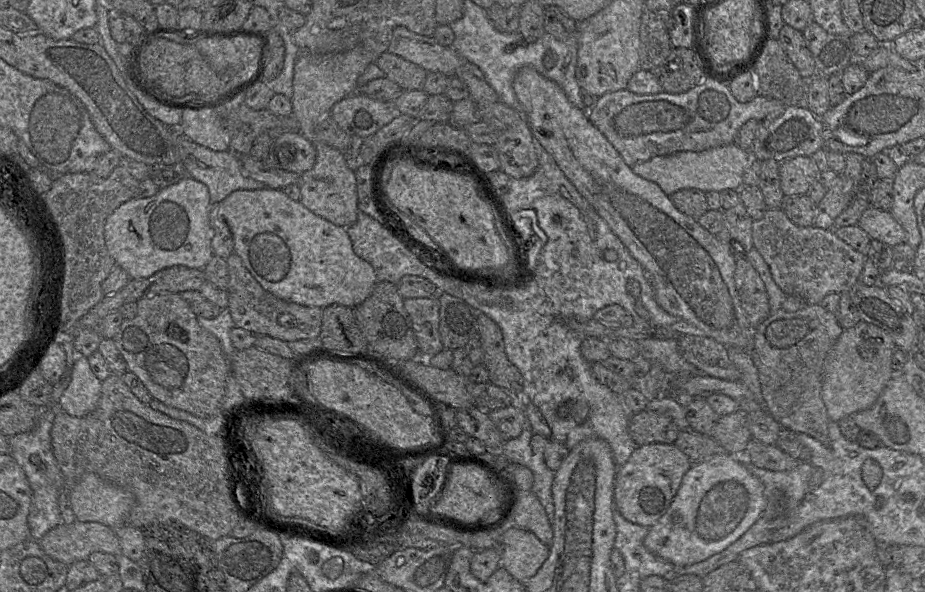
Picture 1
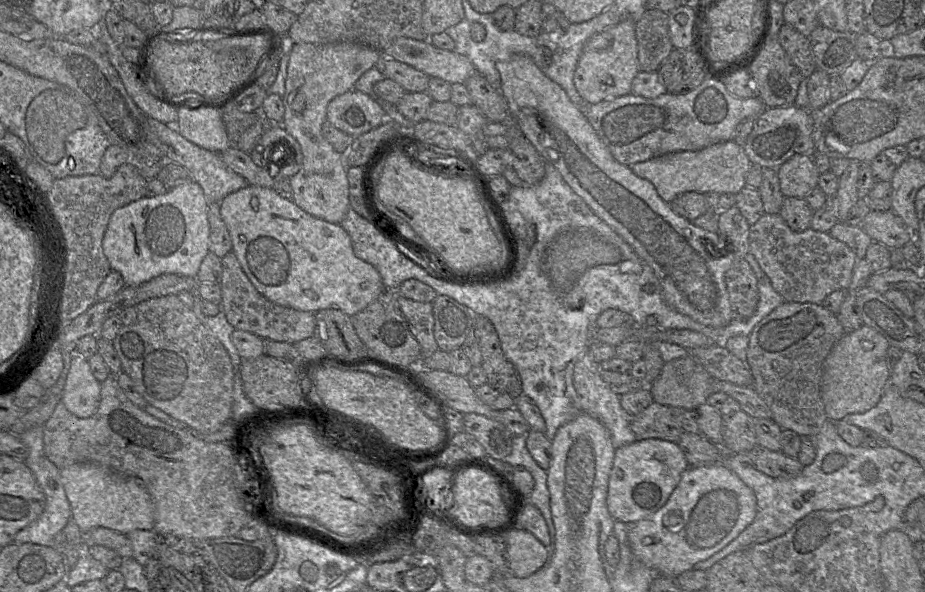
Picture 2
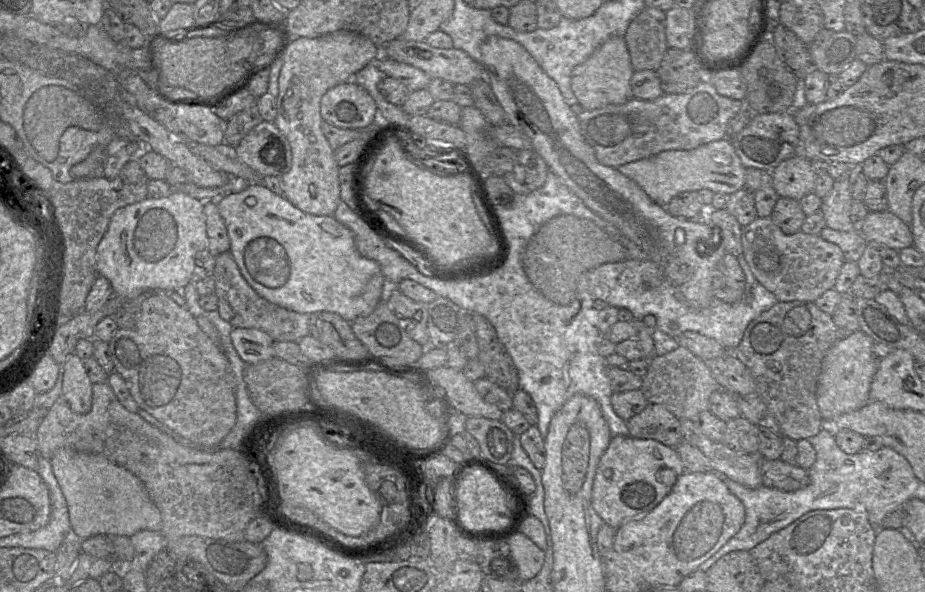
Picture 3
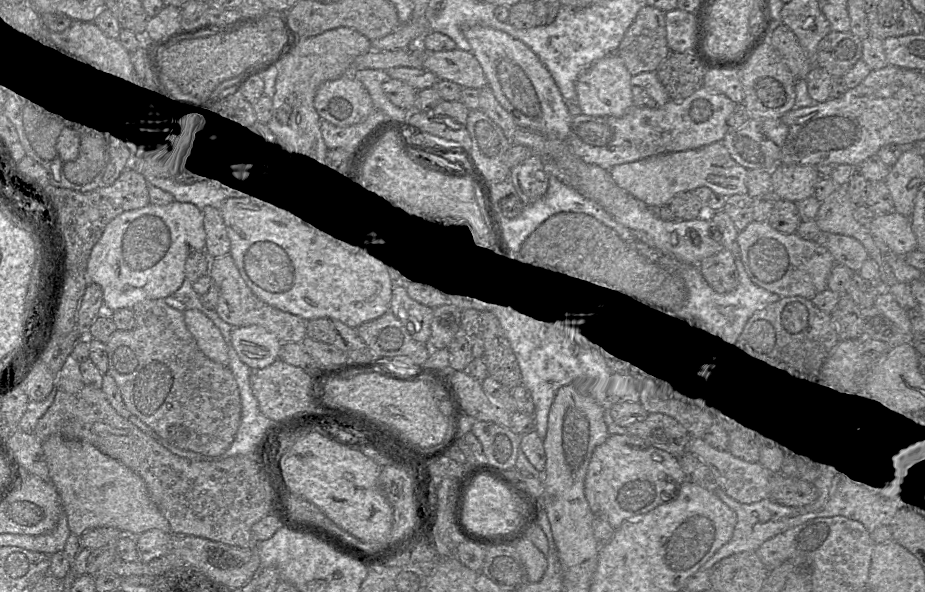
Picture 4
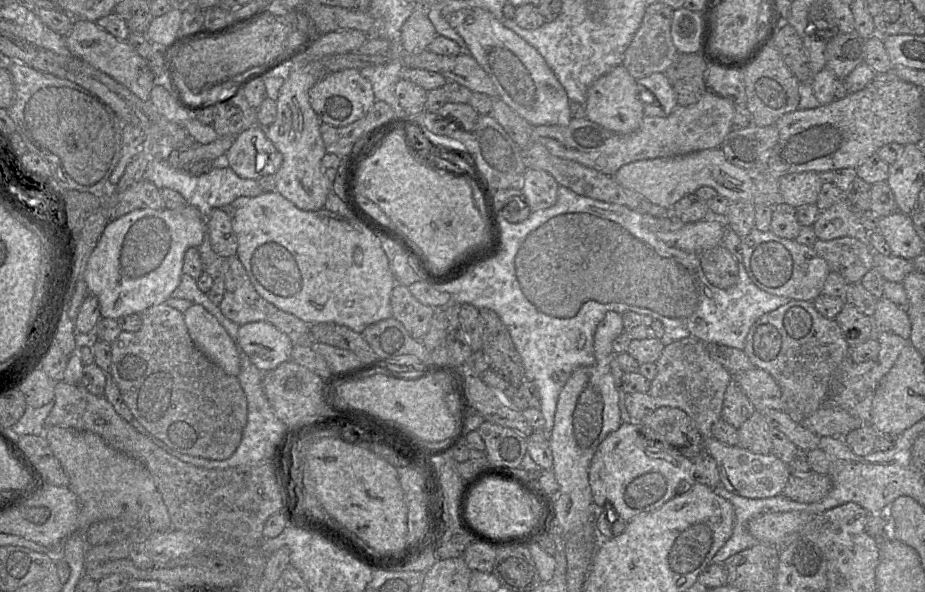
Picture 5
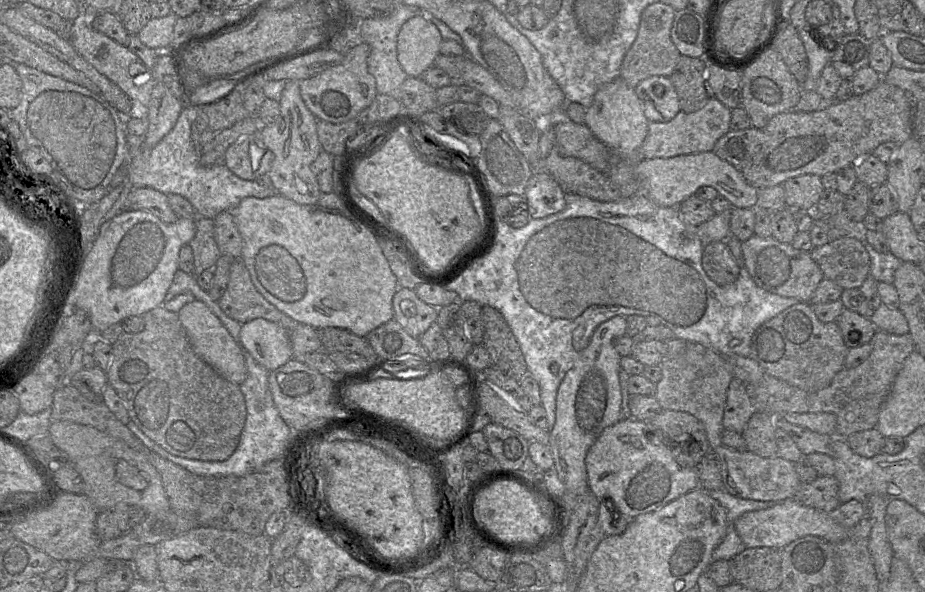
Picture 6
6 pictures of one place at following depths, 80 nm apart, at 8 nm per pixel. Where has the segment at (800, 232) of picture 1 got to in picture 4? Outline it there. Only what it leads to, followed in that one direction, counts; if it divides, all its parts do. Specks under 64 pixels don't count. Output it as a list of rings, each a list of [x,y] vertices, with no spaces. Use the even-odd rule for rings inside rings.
[[[768,221],[751,222],[738,234],[740,259],[750,280],[765,290],[781,297],[802,297],[812,300],[827,289],[828,277],[835,261],[831,253],[815,241],[807,241],[795,234],[784,235],[775,230]]]

